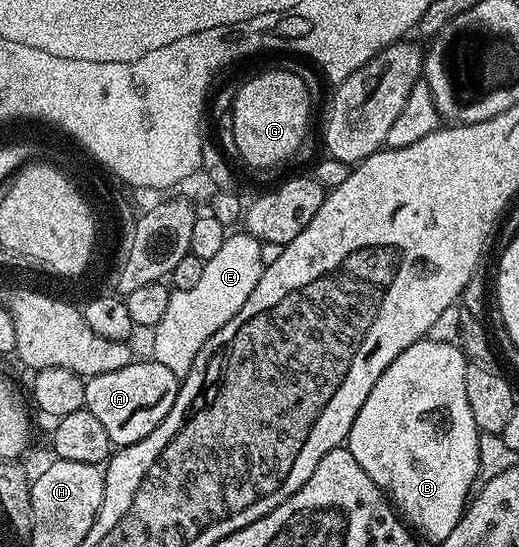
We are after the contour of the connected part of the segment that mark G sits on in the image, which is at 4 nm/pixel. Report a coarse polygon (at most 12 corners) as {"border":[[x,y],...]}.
{"border":[[298,71],[245,81],[229,107],[238,159],[285,163],[313,111]]}

